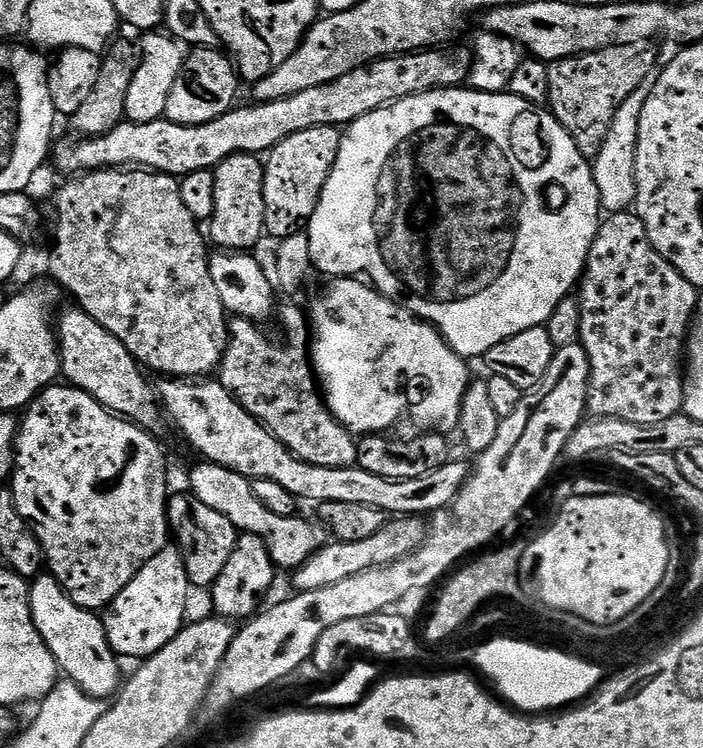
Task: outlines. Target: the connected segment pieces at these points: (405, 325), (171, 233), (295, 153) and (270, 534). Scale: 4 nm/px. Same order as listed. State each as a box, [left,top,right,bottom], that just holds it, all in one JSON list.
[[310,278,470,436],[48,168,229,378],[264,126,341,240],[188,462,322,569]]

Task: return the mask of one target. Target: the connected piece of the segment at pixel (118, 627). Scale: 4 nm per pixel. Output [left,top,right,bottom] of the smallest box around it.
[103,546,190,662]

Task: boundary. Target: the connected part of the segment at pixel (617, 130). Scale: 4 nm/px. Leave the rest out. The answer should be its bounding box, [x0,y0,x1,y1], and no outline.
[592,75,656,213]

